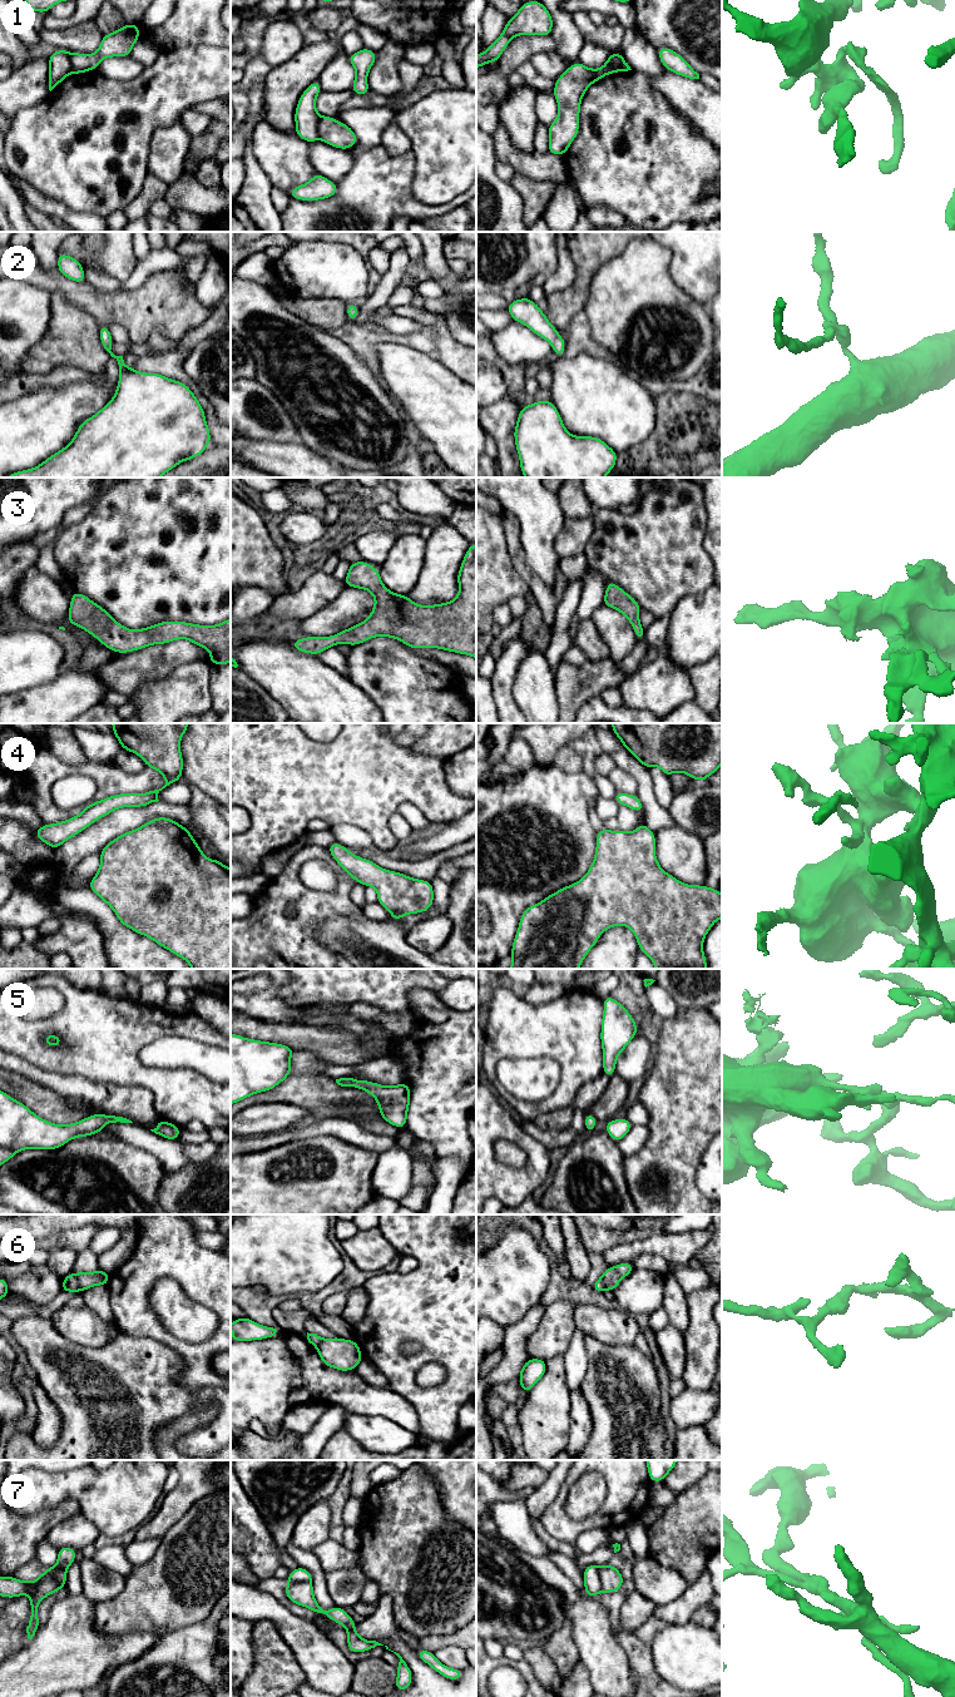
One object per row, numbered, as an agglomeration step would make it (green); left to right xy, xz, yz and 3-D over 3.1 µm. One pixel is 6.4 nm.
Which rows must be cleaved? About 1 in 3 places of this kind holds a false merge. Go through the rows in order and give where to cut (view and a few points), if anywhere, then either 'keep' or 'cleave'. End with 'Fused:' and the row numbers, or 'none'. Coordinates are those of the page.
1: cut xz (321, 117), (317, 123), (317, 138); cleave
2: cut none; keep
3: cut none; keep
4: cut none; keep
5: cut none; keep
6: cut xy (73, 1274), (79, 1290); cleave
7: cut yz (598, 1567), (603, 1591); cleave
Fused: 1, 6, 7

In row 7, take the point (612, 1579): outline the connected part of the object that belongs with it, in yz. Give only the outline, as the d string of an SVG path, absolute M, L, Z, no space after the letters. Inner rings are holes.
M610 1564L599 1567L599 1577L602 1580L602 1590L605 1593L619 1590L624 1583L624 1578L619 1569Z

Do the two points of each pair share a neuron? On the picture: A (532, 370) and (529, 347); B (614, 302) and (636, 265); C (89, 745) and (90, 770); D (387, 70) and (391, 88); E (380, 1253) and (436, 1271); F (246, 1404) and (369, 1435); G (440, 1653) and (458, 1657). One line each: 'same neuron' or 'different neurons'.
A: different neurons
B: same neuron
C: different neurons
D: same neuron
E: different neurons
F: different neurons
G: same neuron

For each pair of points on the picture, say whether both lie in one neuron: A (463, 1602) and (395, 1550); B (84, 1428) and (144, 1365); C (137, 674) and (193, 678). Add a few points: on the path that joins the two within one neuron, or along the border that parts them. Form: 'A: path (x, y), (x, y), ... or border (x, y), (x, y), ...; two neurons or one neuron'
A: path (446, 1586), (411, 1550); one neuron
B: path (93, 1406), (132, 1406), (137, 1401), (137, 1391); one neuron
C: border (193, 661), (177, 667), (163, 681), (140, 688); two neurons

